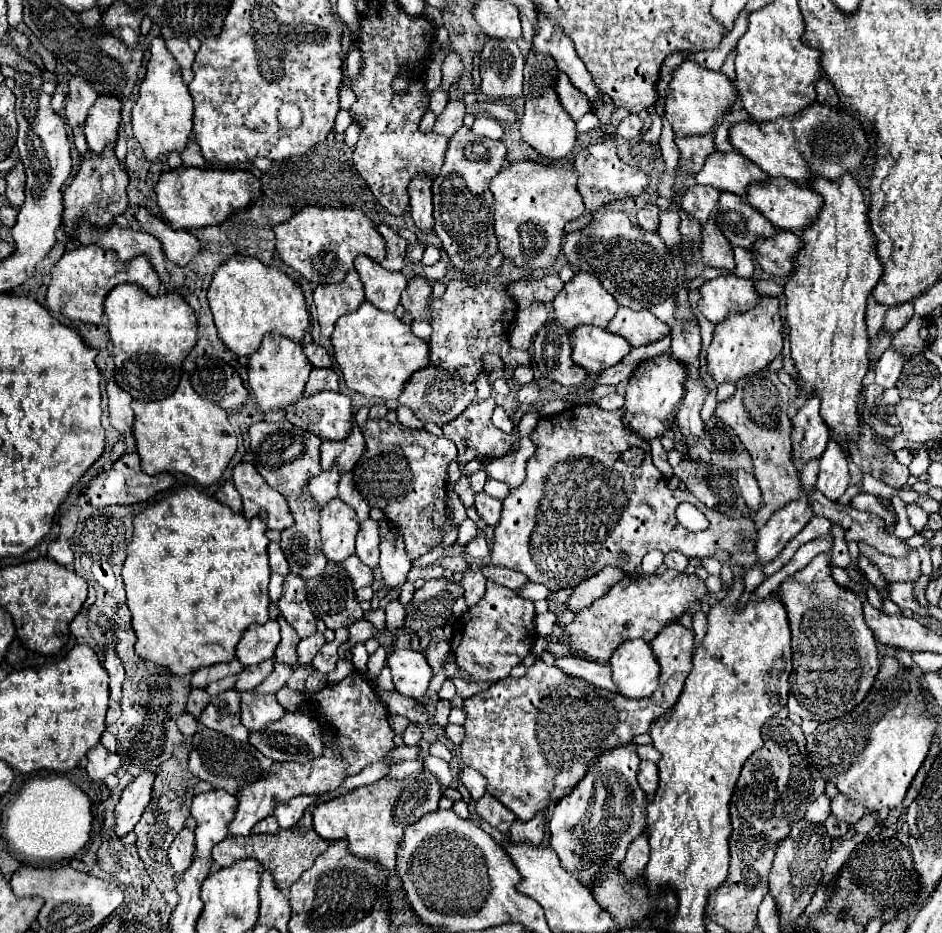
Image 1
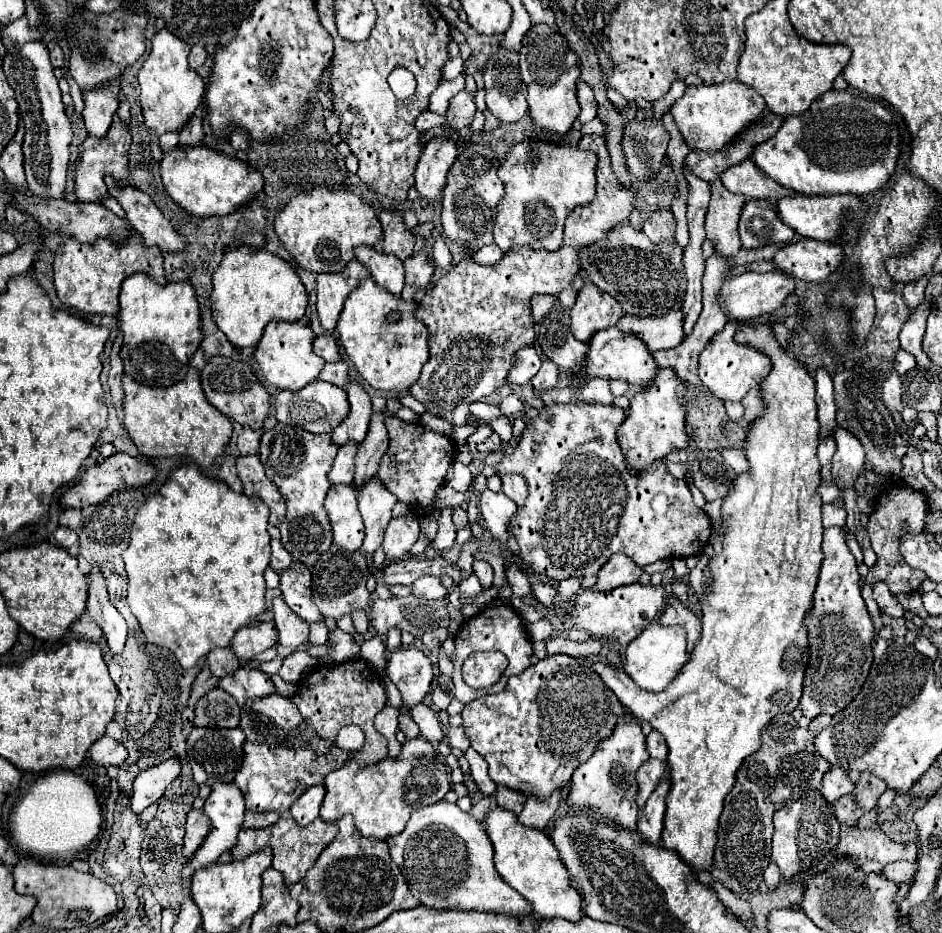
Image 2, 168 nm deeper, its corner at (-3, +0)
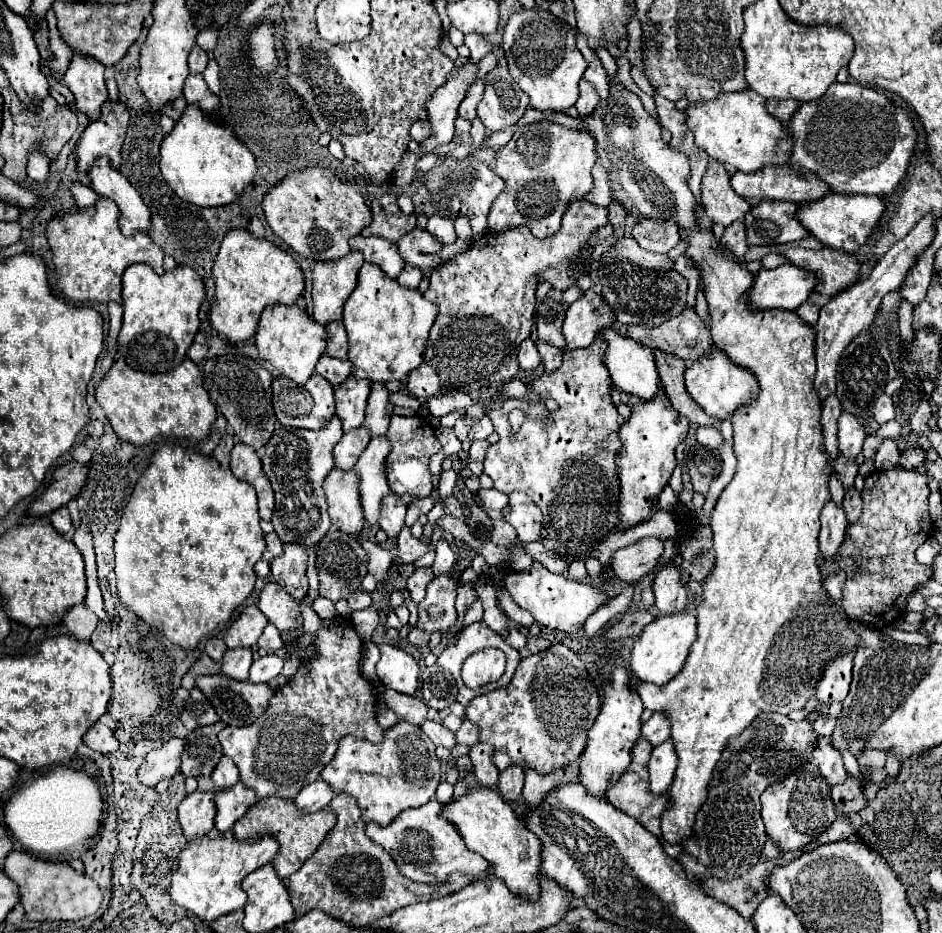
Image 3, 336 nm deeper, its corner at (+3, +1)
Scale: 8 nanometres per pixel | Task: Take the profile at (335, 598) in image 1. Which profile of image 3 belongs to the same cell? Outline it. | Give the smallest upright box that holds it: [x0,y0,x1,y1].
[317,528,367,602]

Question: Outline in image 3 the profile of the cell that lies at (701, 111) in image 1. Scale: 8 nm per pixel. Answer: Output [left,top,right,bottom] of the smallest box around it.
[685,90,793,174]

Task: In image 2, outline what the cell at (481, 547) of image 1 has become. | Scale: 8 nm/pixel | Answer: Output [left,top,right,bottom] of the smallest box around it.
[473,559,493,587]

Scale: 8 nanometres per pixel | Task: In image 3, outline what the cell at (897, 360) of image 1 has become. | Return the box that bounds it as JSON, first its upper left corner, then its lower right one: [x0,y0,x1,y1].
[873,394,895,424]

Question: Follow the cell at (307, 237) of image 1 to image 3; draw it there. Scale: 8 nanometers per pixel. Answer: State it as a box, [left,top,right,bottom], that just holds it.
[263,168,371,260]

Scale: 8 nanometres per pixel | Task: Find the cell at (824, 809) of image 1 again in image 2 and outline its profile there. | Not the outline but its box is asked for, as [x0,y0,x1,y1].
[821,767,853,803]

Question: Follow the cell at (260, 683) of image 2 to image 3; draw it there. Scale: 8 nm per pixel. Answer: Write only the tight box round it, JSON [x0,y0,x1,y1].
[221,648,251,680]

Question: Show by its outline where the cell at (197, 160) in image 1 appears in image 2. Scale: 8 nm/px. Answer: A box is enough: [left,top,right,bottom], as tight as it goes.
[179,117,203,147]

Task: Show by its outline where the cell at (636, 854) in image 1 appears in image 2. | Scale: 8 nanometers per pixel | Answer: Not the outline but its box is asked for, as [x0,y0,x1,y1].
[637,775,669,845]

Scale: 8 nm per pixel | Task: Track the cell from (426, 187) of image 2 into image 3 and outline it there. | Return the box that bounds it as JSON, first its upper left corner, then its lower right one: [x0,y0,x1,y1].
[421,62,477,154]

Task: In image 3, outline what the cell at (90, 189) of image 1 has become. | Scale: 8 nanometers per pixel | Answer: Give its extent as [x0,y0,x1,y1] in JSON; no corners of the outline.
[77,100,129,172]

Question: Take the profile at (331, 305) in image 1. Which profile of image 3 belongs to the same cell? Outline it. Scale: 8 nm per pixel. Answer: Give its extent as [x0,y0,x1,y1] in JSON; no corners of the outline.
[313,250,363,324]

